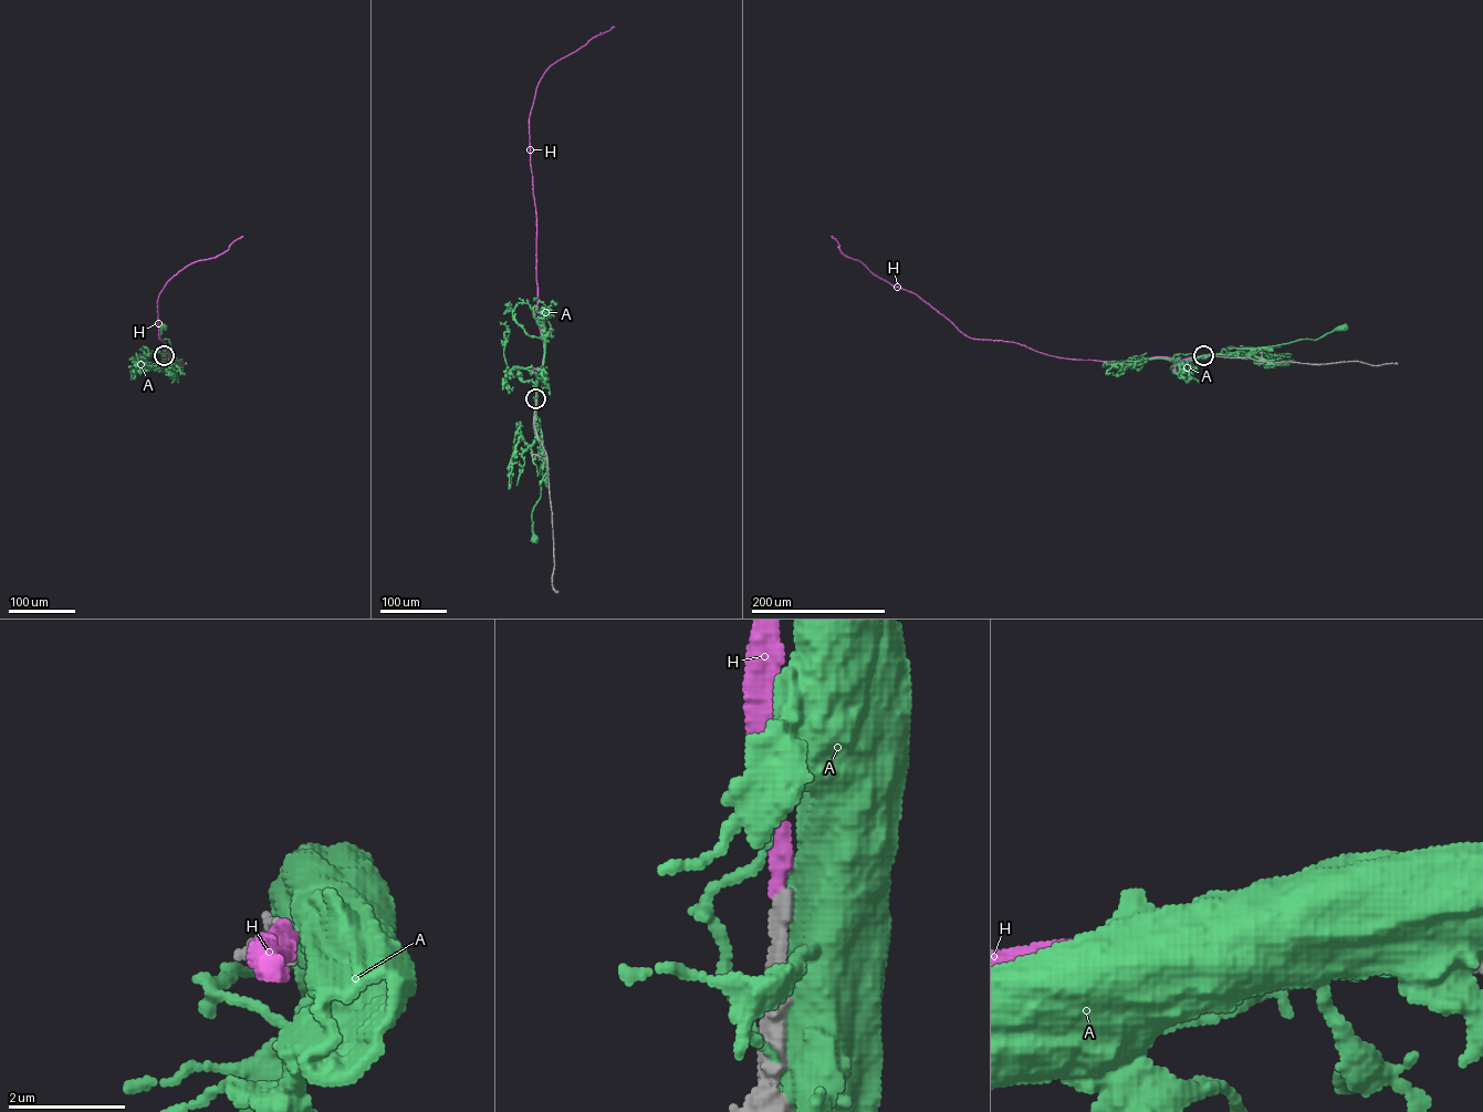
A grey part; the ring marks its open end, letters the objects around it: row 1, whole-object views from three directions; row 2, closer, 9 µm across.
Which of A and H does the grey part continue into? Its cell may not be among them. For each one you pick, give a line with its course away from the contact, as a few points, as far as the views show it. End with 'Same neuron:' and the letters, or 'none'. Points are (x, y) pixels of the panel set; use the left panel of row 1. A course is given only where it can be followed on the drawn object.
H: it runs (164, 355), (171, 359), (164, 363), (157, 302), (166, 282), (191, 263), (223, 252), (242, 236)
Same neuron: H

